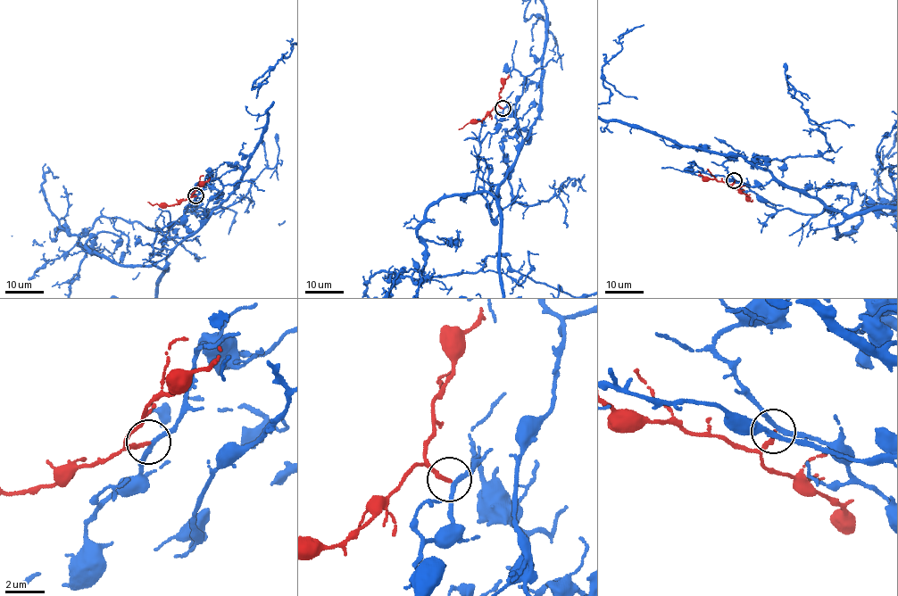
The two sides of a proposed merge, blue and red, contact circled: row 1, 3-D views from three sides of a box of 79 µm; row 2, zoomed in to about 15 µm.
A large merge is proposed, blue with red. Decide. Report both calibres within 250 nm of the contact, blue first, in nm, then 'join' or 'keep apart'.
200 nm thick on the blue side, 190 nm on the other; keep apart

